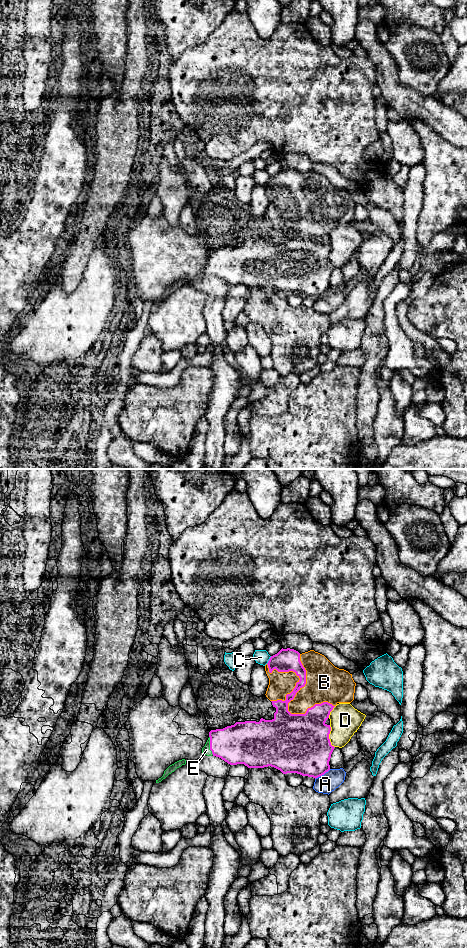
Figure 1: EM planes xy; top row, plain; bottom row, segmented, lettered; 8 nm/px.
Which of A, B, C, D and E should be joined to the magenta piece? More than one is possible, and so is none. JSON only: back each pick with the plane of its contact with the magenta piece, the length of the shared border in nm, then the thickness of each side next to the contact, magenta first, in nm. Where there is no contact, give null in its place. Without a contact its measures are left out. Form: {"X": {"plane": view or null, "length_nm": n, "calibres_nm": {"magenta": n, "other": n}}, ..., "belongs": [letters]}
{"E": {"plane": "xy", "length_nm": 160, "calibres_nm": {"magenta": 320, "other": 70}}, "belongs": ["E"]}

